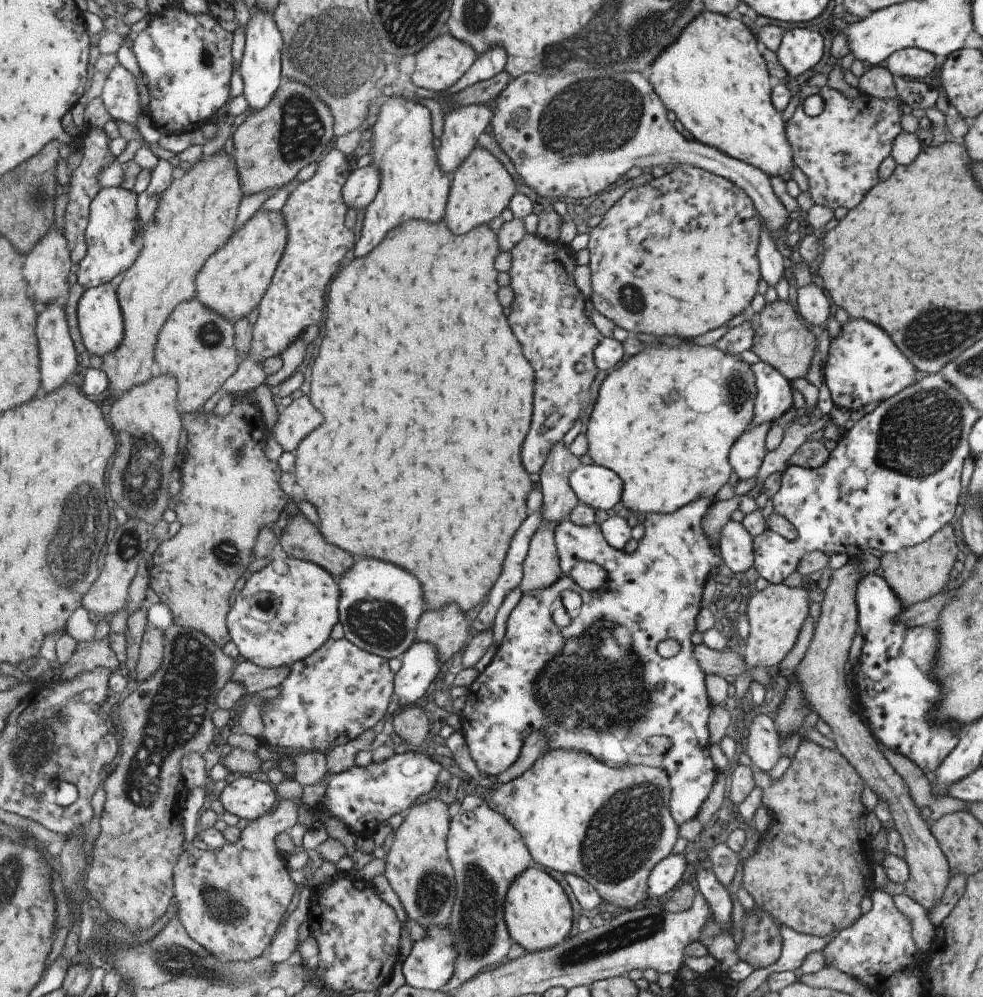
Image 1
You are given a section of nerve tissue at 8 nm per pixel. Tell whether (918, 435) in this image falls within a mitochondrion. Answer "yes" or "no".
yes

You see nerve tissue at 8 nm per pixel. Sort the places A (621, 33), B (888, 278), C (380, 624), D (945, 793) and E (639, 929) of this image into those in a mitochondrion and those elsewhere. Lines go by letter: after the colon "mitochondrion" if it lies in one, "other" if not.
A: mitochondrion
B: other
C: mitochondrion
D: other
E: mitochondrion

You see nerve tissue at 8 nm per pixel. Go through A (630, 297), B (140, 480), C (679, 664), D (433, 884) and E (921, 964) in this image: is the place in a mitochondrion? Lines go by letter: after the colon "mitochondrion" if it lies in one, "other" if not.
A: mitochondrion
B: mitochondrion
C: other
D: mitochondrion
E: other

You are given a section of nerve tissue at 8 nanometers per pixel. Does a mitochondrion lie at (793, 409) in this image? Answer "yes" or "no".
no

